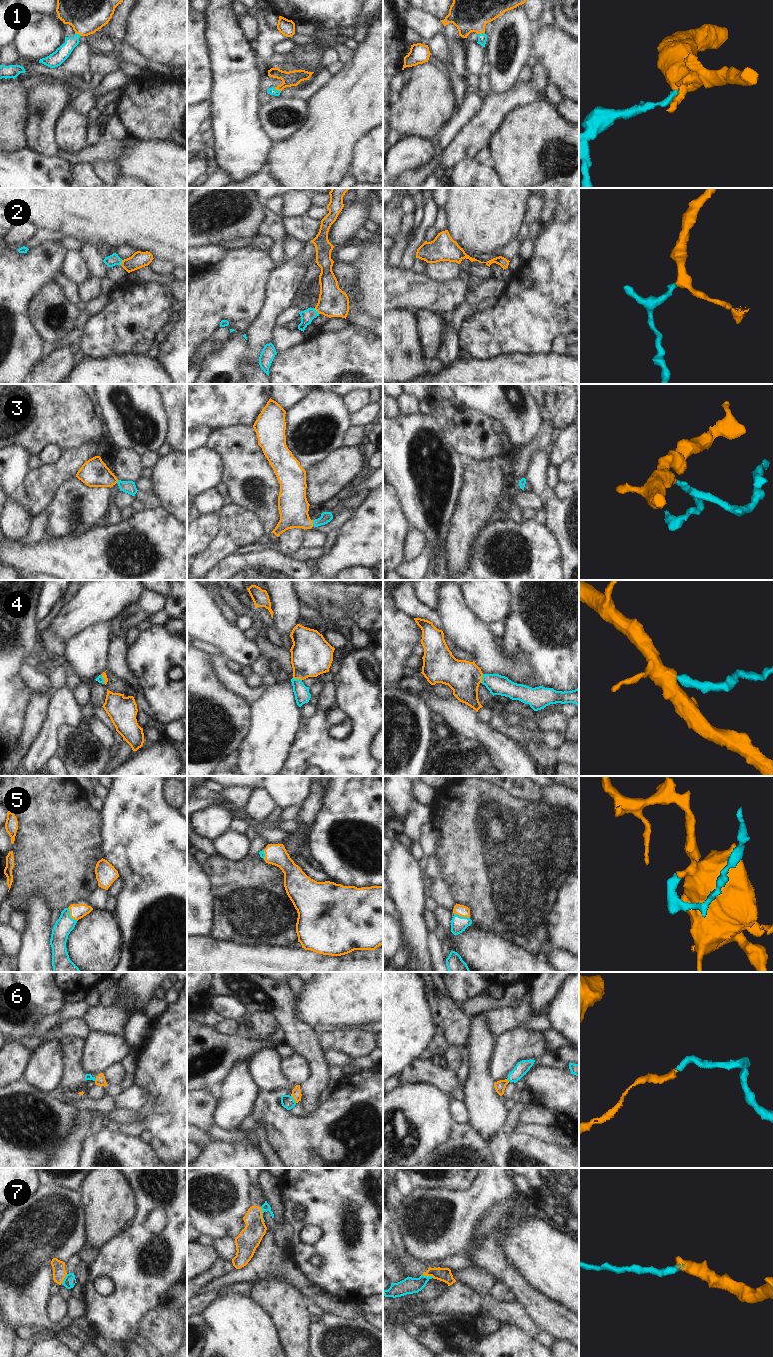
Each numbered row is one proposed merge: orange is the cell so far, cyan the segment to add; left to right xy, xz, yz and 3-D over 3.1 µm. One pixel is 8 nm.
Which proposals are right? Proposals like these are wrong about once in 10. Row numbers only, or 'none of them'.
1, 2, 3, 4, 5, 6

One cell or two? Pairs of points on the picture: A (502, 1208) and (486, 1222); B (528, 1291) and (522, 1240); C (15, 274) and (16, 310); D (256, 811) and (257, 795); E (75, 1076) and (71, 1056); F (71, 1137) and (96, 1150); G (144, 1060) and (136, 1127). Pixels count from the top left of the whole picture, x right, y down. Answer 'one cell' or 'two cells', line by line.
A: one cell
B: two cells
C: one cell
D: one cell
E: one cell
F: two cells
G: one cell

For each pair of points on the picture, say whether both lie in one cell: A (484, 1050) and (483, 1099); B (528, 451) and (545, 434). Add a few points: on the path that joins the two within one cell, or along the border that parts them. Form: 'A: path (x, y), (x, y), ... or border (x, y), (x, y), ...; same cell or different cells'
A: path (481, 1062), (481, 1087); same cell
B: path (532, 447), (541, 438); same cell

